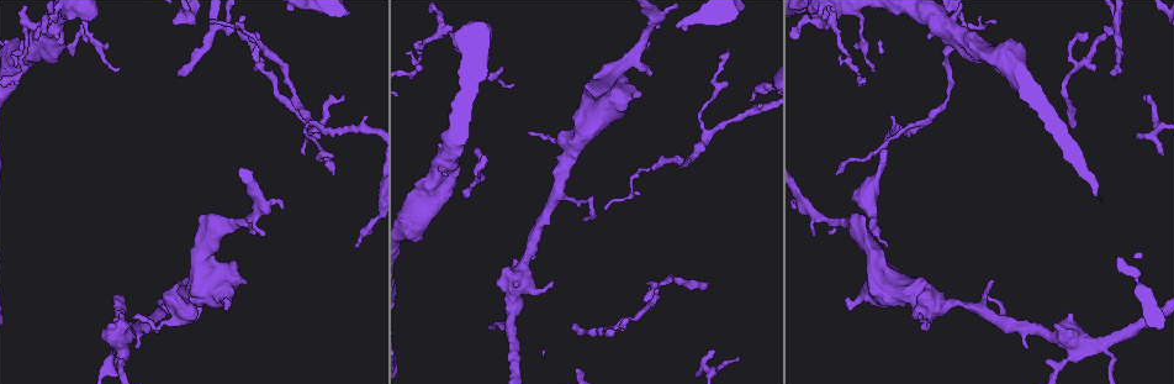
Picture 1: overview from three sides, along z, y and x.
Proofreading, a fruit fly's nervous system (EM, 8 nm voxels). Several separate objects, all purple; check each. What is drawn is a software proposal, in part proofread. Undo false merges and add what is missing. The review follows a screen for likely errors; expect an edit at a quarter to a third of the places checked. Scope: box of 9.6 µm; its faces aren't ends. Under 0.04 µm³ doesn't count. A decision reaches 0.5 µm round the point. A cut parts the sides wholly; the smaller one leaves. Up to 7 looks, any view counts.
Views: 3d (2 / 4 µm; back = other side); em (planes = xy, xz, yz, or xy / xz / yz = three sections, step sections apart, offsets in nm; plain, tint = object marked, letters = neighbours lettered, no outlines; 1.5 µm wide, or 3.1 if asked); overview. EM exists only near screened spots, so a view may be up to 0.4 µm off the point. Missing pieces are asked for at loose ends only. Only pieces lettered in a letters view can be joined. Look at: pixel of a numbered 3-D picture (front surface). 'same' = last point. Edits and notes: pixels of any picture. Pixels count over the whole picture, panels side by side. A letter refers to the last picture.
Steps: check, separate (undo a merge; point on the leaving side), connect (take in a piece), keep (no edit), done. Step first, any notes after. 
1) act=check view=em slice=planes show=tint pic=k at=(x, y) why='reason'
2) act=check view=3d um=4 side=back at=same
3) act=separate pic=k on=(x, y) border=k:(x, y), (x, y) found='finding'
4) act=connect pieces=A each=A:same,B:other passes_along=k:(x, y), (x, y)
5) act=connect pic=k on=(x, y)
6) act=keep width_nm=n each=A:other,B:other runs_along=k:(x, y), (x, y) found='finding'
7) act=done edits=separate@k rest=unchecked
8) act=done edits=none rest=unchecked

act=check view=em slice=xz step=4 show=tint pic=1 at=(512, 85) why='free end'

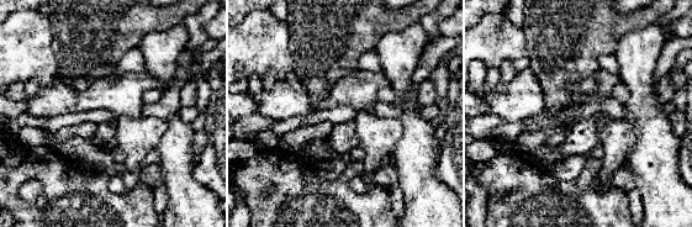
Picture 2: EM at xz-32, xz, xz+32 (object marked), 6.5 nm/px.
act=check view=em slice=planes show=letters at=same

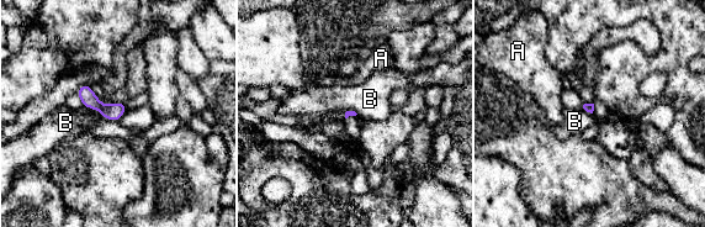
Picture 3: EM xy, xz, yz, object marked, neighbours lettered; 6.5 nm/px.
act=keep each=A:other,B:other border=3:(81, 104), (96, 109), (105, 117) found='no lettered piece goes on from it'

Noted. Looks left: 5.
act=check view=3d um=2 side=back pic=1 at=(25, 38)

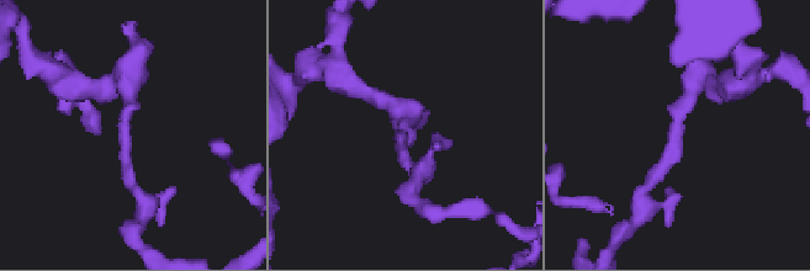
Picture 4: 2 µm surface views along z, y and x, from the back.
act=check view=em slice=planes show=letters pic=4 at=(677, 130) why='now the EM'

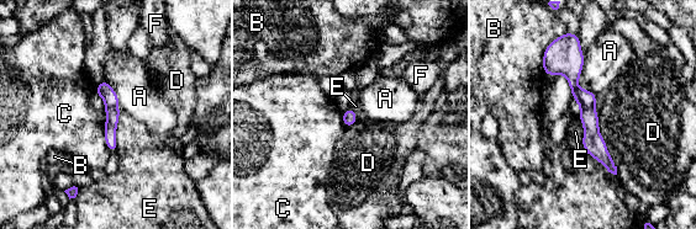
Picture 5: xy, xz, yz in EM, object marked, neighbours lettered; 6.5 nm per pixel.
act=separate pic=5 on=(594, 144) each=A:other,B:other,C:other,D:other,E:other,F:other border=5:(592, 106), (581, 108) found='two neurons meet here'

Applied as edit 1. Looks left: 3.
act=check view=em slice=planes show=tint pic=1 at=(708, 286) why='thin end'

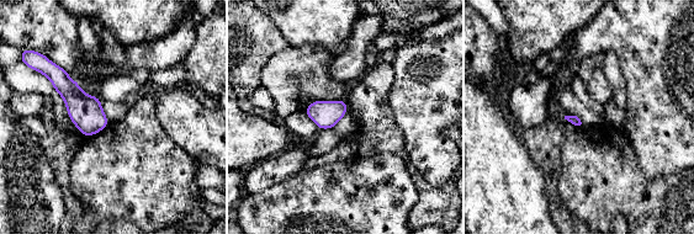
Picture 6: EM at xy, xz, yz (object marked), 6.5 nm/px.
act=check view=em slice=planes show=letters at=same why='see the neighbours'

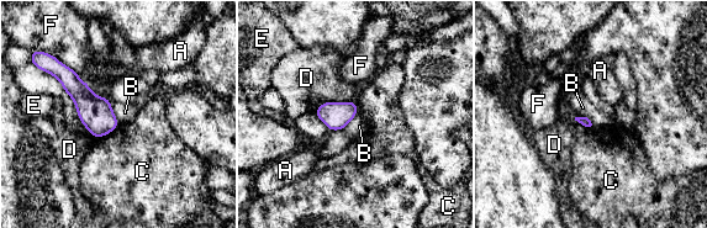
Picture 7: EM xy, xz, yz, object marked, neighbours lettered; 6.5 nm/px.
act=keep each=A:other,B:other,C:other,D:other,E:other,F:other found='none of them fits'

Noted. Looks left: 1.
act=done edits=separate@5 rest=unchecked

